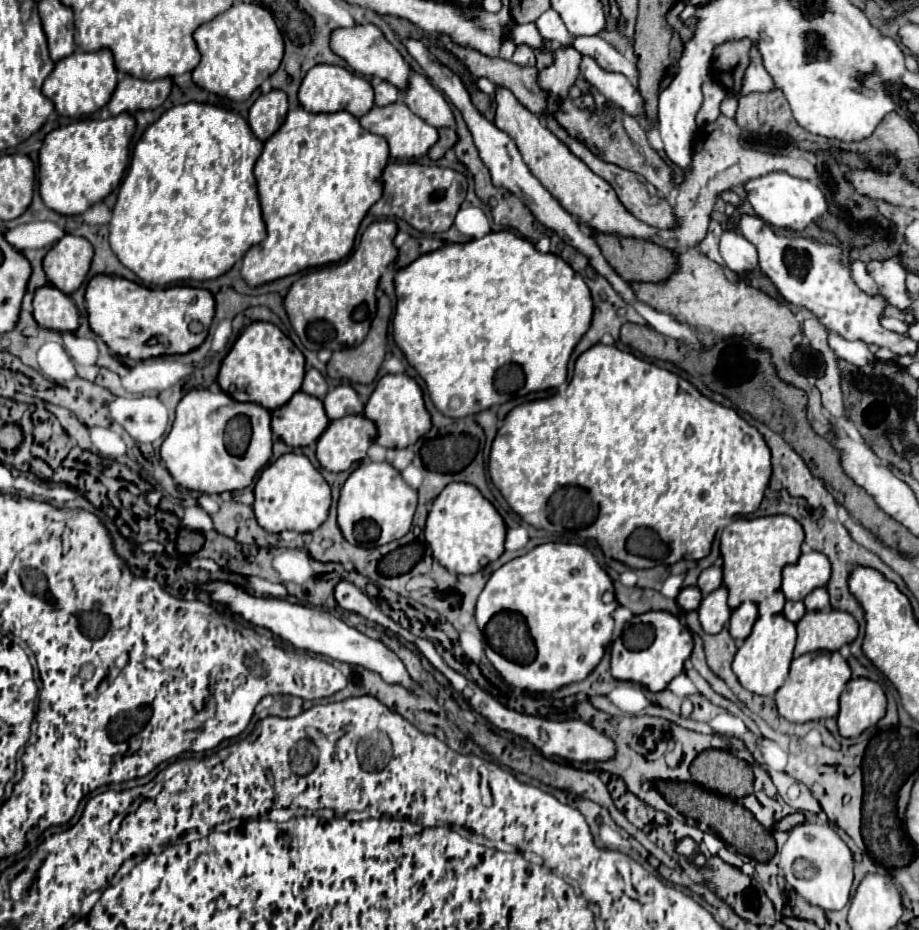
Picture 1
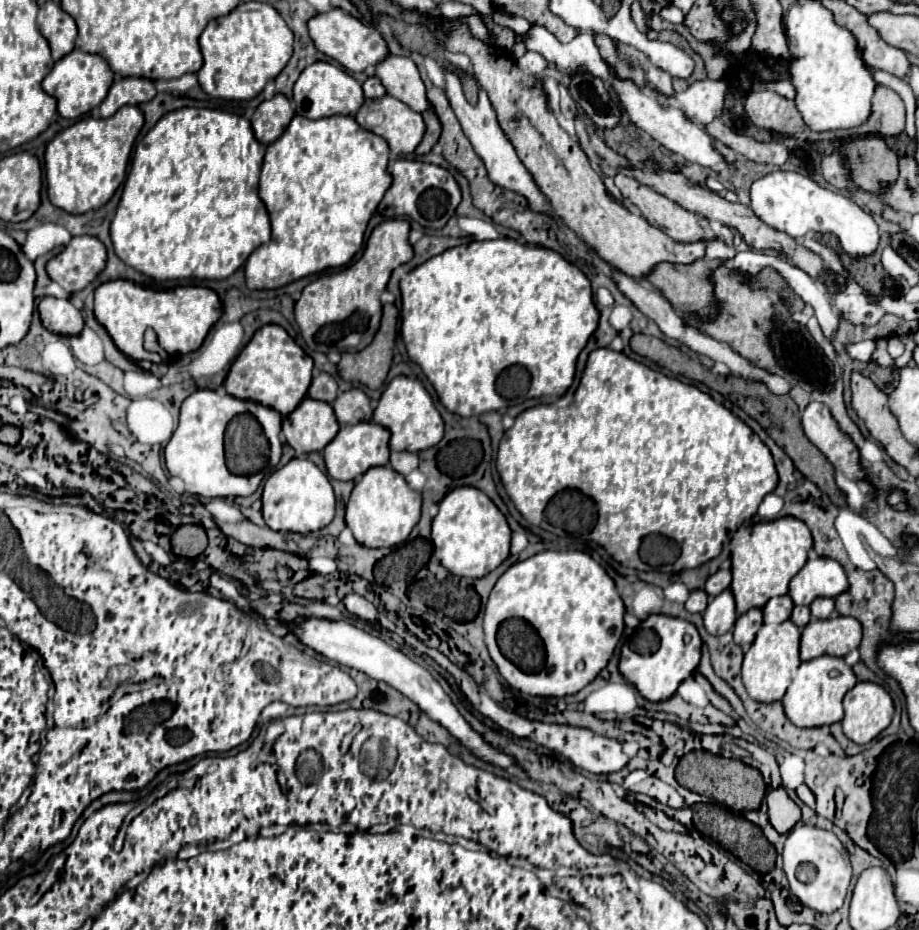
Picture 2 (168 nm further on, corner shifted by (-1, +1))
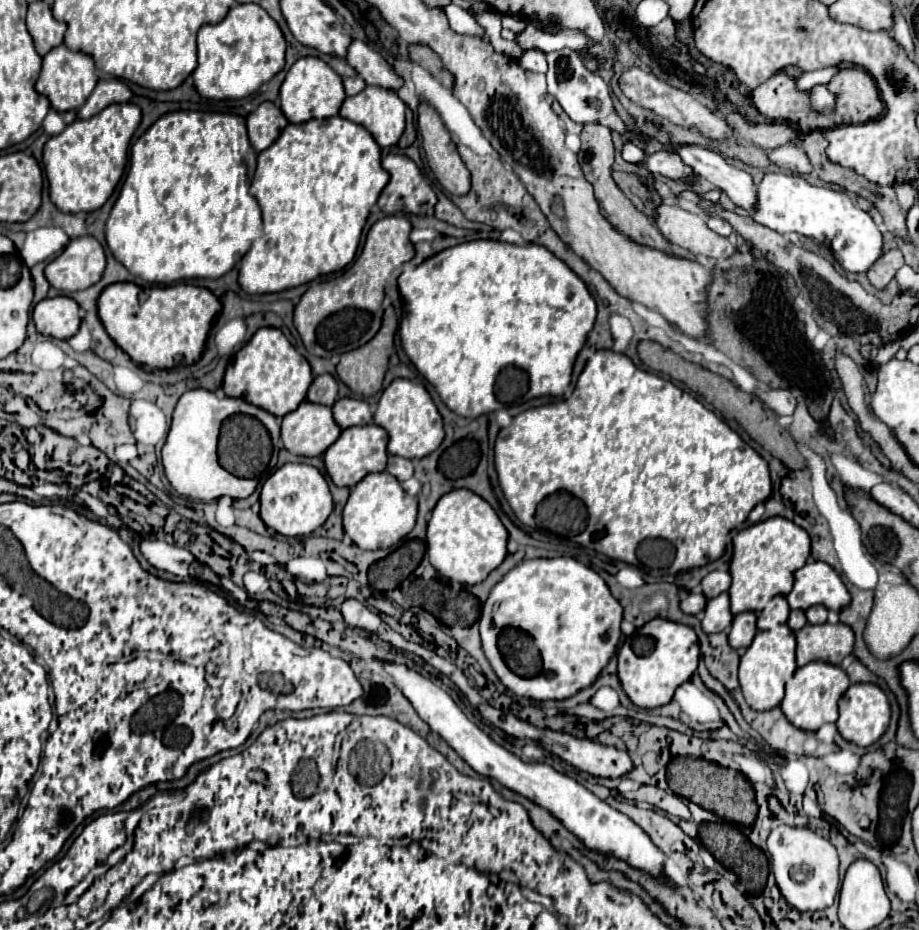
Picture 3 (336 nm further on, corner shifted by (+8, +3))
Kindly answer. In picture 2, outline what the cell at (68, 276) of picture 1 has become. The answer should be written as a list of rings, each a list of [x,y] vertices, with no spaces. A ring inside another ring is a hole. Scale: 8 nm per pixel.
[[[81,235],[73,237],[59,255],[47,261],[47,273],[67,293],[75,293],[97,277],[105,267],[105,261],[105,245],[97,237]]]

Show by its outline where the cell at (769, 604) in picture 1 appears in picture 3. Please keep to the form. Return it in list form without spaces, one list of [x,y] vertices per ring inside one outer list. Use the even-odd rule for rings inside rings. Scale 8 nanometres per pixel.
[[[774,597],[760,613],[758,613],[758,629],[760,631],[768,631],[776,625],[782,625],[788,621],[788,613],[790,613],[790,607],[788,607],[788,601],[786,597]]]

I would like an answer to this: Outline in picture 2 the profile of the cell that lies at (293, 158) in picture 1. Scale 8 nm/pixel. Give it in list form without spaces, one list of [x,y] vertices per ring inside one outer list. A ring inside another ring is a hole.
[[[295,115],[283,135],[267,145],[259,181],[259,197],[271,217],[271,241],[255,249],[247,259],[247,287],[277,289],[301,277],[347,265],[361,249],[371,213],[391,185],[387,161],[387,141],[367,129],[361,129],[351,115],[333,115],[315,121]]]

